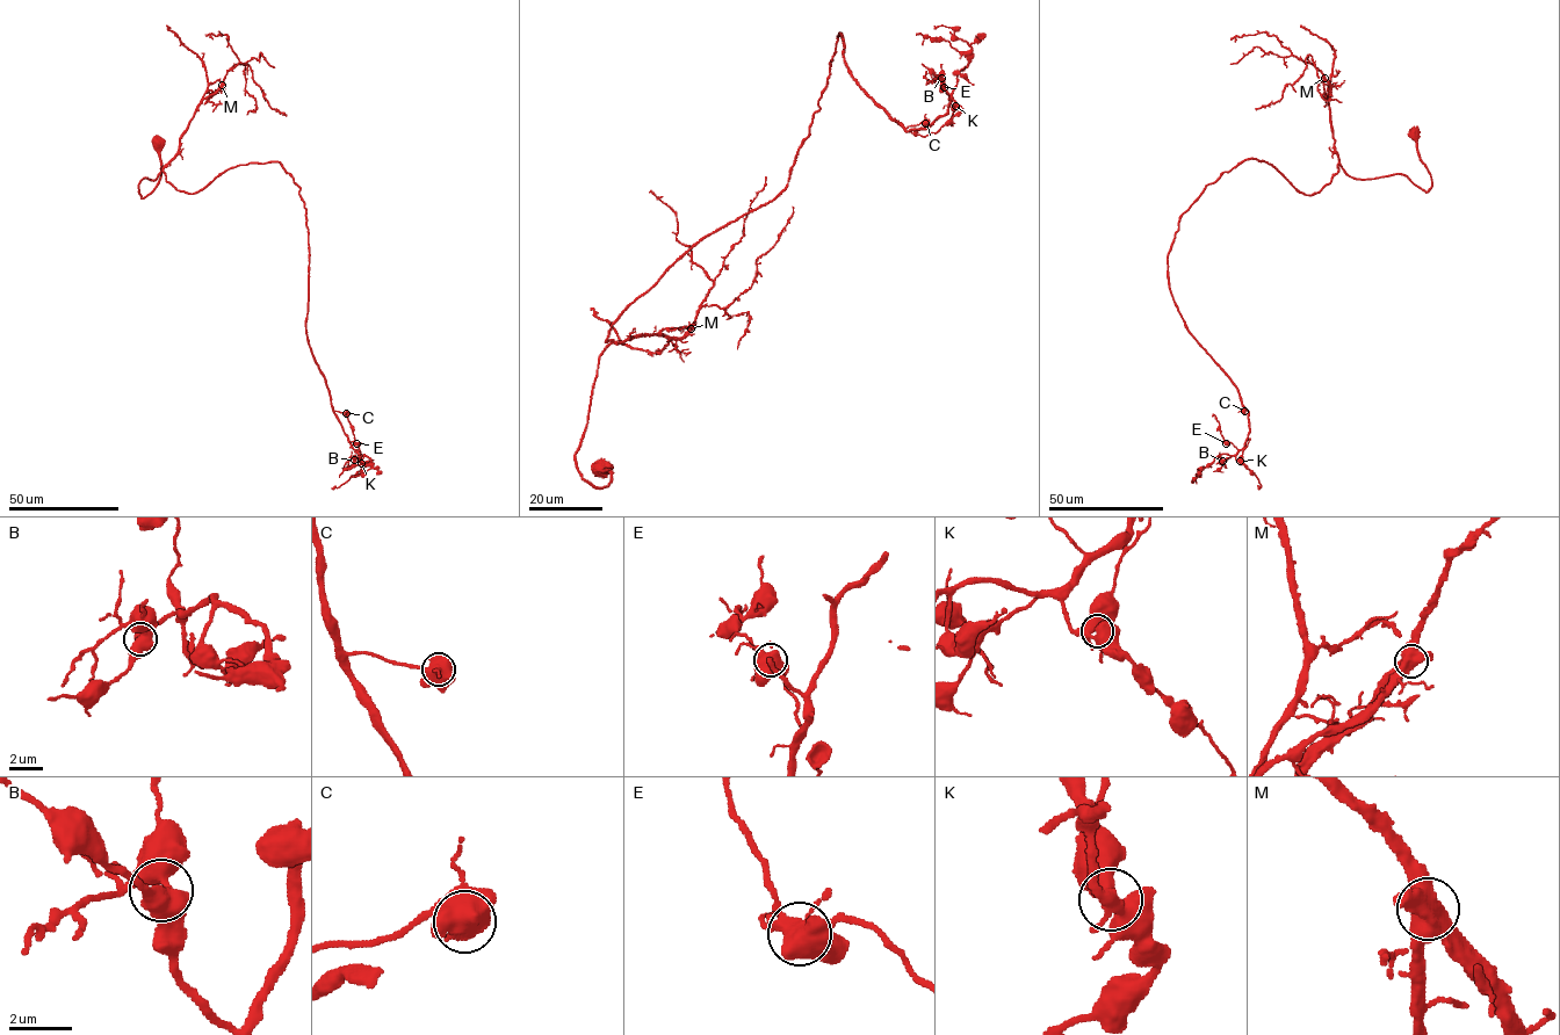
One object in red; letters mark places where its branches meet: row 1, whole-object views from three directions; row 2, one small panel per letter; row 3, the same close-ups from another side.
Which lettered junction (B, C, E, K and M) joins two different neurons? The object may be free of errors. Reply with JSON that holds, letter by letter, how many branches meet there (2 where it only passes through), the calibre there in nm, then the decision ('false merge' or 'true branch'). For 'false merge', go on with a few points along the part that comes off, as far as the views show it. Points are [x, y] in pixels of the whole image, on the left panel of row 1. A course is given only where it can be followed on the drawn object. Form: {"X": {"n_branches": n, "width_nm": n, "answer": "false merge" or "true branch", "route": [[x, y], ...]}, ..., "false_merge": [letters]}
{"B": {"n_branches": 3, "width_nm": 480, "answer": "true branch"}, "C": {"n_branches": 3, "width_nm": 600, "answer": "true branch"}, "E": {"n_branches": 4, "width_nm": 500, "answer": "true branch"}, "K": {"n_branches": 4, "width_nm": 440, "answer": "true branch"}, "M": {"n_branches": 4, "width_nm": 600, "answer": "false merge"}, "false_merge": ["M"]}

